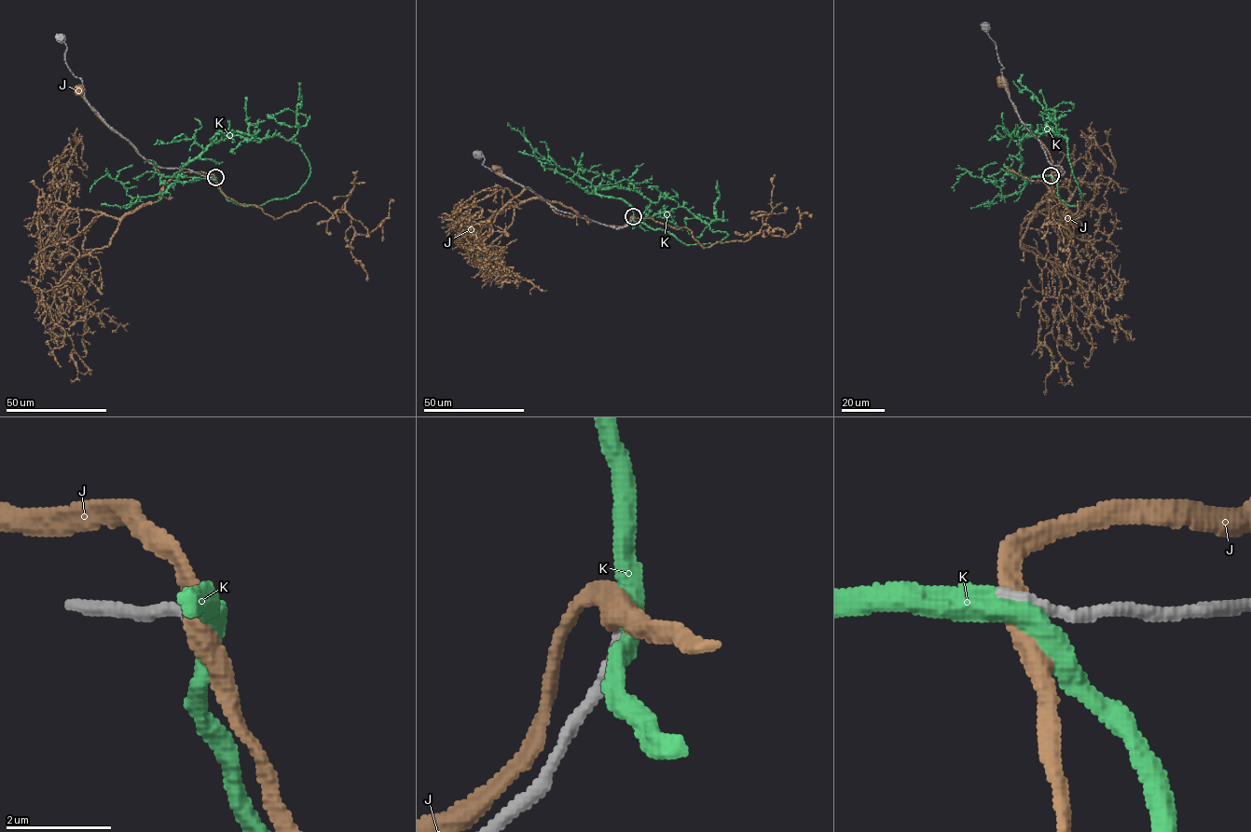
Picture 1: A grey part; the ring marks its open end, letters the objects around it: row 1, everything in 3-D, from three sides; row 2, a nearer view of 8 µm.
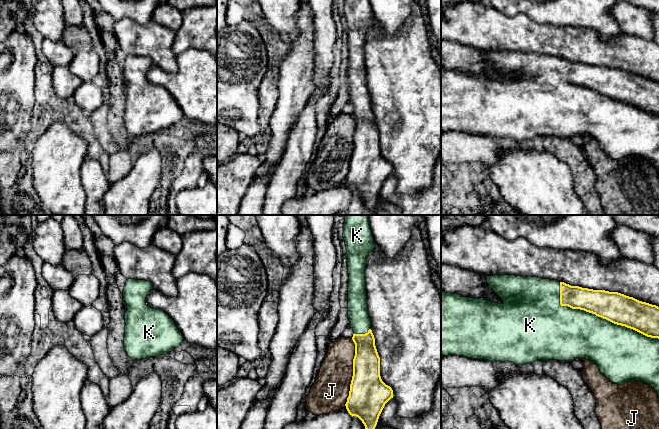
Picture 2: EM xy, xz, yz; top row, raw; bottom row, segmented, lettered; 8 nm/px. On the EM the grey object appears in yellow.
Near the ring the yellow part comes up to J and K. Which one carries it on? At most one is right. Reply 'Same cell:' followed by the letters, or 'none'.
Same cell: K

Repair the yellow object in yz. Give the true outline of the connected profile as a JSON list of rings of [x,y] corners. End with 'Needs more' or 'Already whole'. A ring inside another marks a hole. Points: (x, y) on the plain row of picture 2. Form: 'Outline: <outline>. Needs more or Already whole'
Outline: [[[515,51],[485,52],[490,64],[503,76],[502,80],[488,77],[484,74],[467,74],[455,69],[446,69],[441,65],[441,132],[457,131],[471,135],[482,135],[491,138],[509,137],[516,141],[533,139],[537,136],[559,136],[571,138],[575,134],[594,138],[600,148],[611,158],[621,161],[623,158],[635,156],[644,158],[655,165],[659,172],[659,83],[639,77],[633,73],[618,68],[593,66],[579,62],[571,62],[556,56]]]. Needs more

